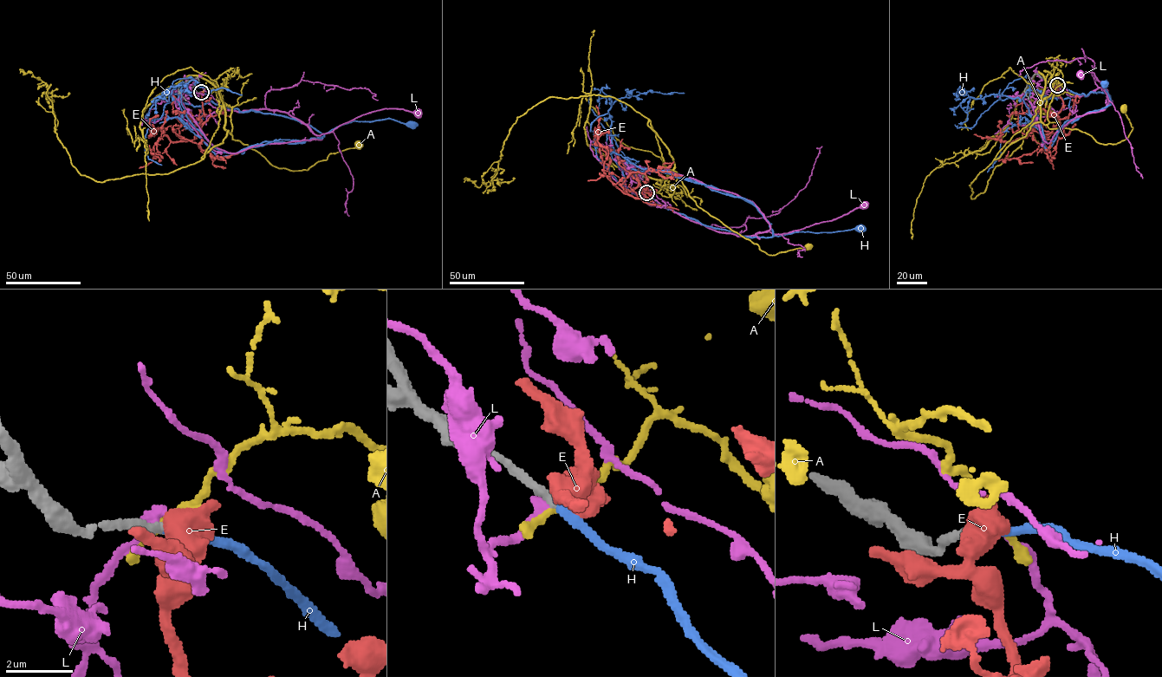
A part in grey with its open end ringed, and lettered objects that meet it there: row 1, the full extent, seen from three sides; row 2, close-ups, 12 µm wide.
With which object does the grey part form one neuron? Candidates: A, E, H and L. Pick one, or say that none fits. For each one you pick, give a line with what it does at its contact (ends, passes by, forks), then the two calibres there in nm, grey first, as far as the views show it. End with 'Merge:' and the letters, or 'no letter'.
H: it ends | 280/240 nm
Merge: H

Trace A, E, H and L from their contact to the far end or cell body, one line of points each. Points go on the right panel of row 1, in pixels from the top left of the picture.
A: (1057, 85), (1064, 89), (1049, 104), (1048, 128), (1116, 144), (1132, 129), (1124, 108)
E: (1057, 85), (1063, 106), (1053, 116), (1059, 119), (1064, 136), (1035, 127), (1024, 137), (1012, 141), (974, 134)
H: (1057, 85), (1080, 94), (1106, 93), (1111, 104), (1106, 89), (1106, 80), (1104, 83)
L: (1057, 85), (1059, 90), (1028, 100), (1048, 143), (1068, 121), (1103, 110), (1108, 103), (1093, 73), (1079, 74)

